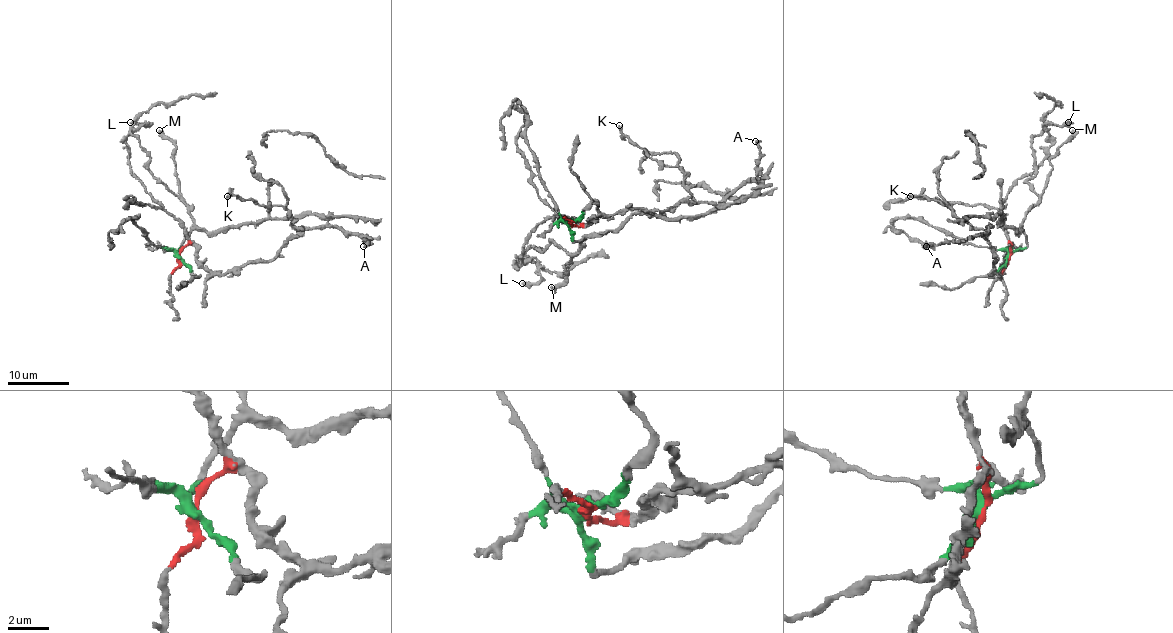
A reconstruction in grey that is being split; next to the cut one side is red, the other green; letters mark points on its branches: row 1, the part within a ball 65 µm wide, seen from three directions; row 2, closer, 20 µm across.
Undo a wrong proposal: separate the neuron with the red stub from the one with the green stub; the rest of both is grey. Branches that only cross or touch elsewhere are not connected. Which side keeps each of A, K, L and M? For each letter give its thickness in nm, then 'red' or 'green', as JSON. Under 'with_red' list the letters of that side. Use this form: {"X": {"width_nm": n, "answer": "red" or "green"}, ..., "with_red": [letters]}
{"A": {"width_nm": 400, "answer": "red"}, "K": {"width_nm": 440, "answer": "red"}, "L": {"width_nm": 400, "answer": "red"}, "M": {"width_nm": 440, "answer": "green"}, "with_red": ["A", "K", "L"]}

